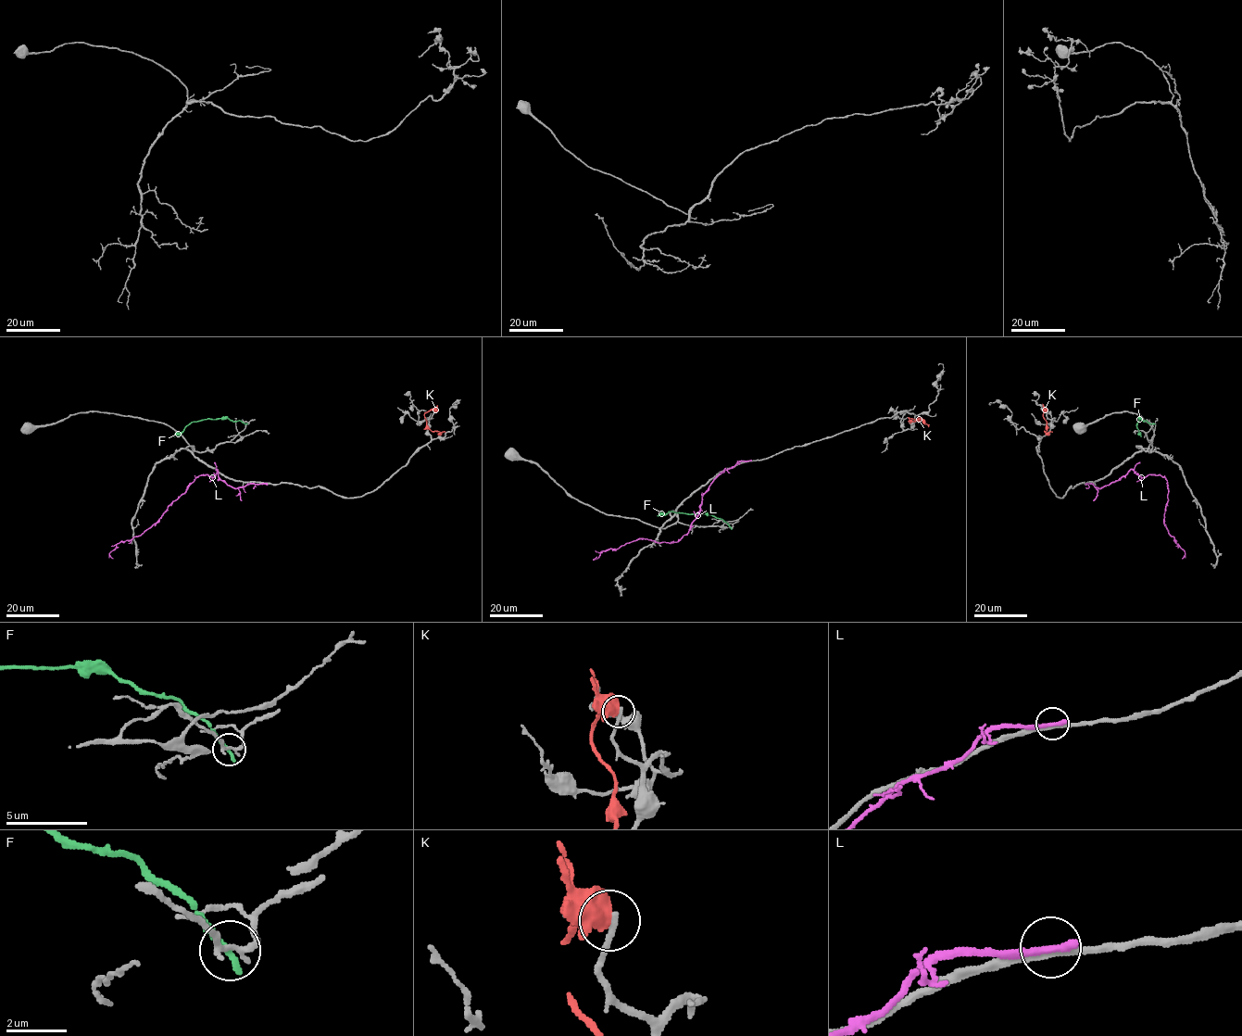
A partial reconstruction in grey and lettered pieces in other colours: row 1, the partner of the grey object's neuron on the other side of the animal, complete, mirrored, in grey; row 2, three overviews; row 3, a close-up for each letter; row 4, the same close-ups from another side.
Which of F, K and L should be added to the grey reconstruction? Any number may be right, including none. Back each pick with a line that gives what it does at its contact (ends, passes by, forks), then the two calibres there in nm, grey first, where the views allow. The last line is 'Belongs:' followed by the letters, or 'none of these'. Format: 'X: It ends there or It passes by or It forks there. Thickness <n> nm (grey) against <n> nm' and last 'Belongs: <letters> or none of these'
Belongs: none of these

